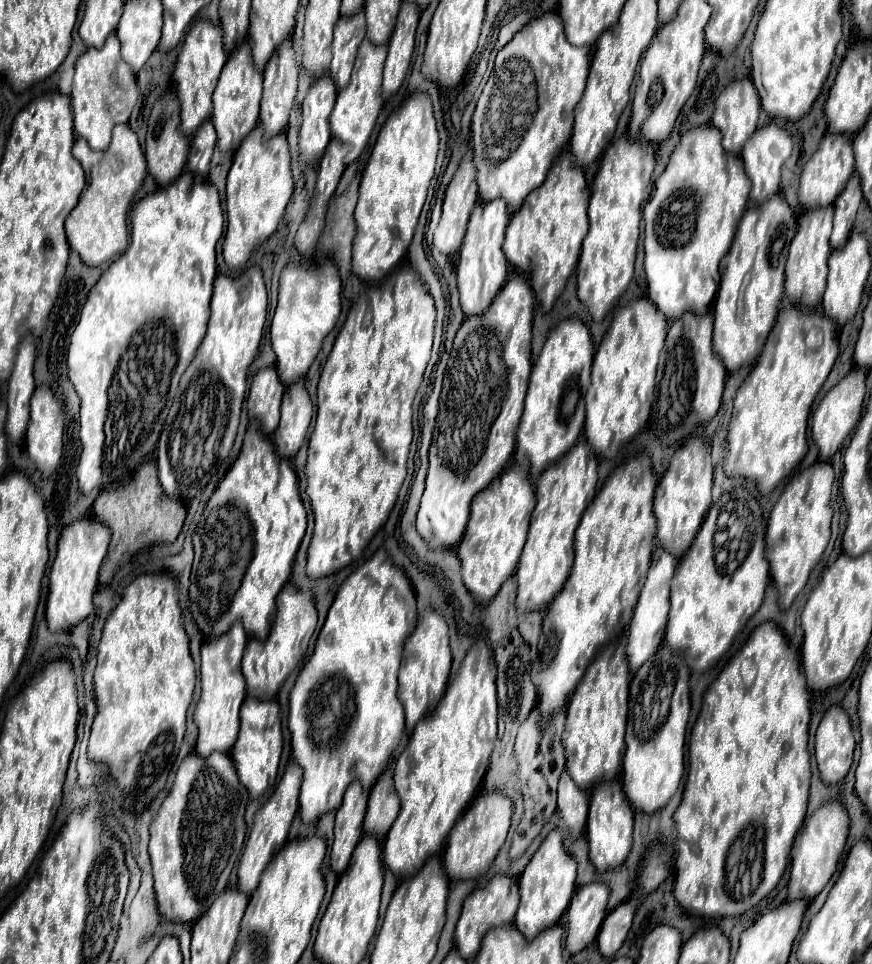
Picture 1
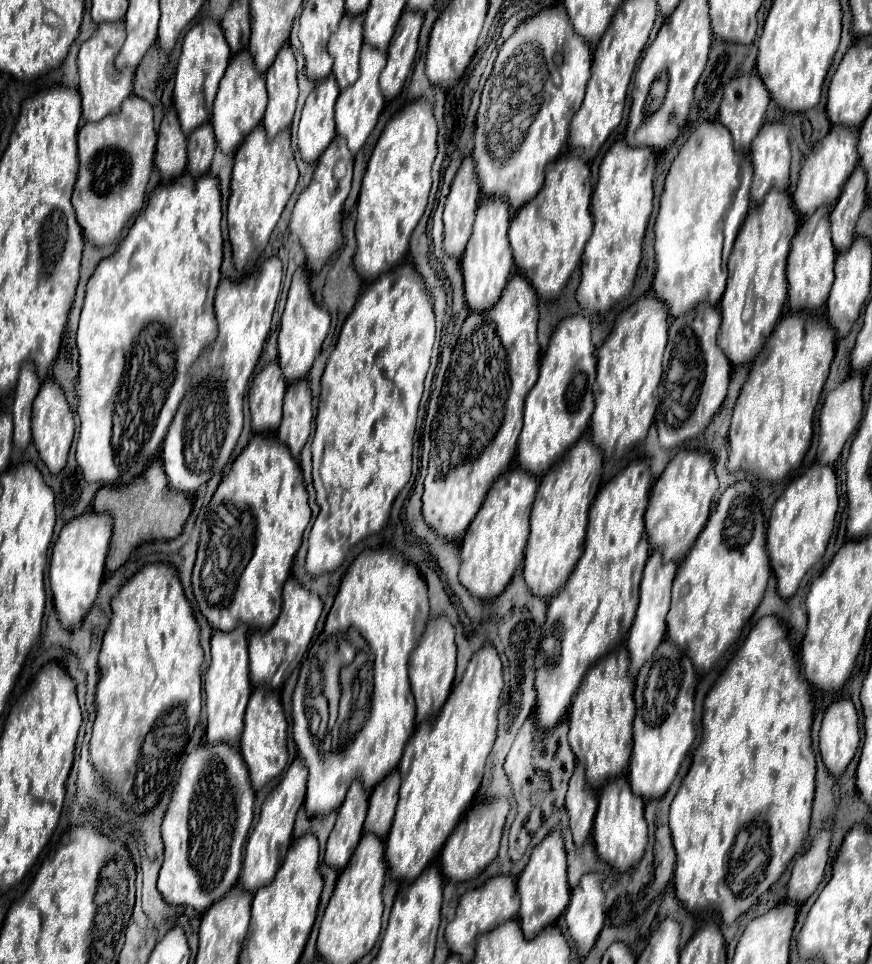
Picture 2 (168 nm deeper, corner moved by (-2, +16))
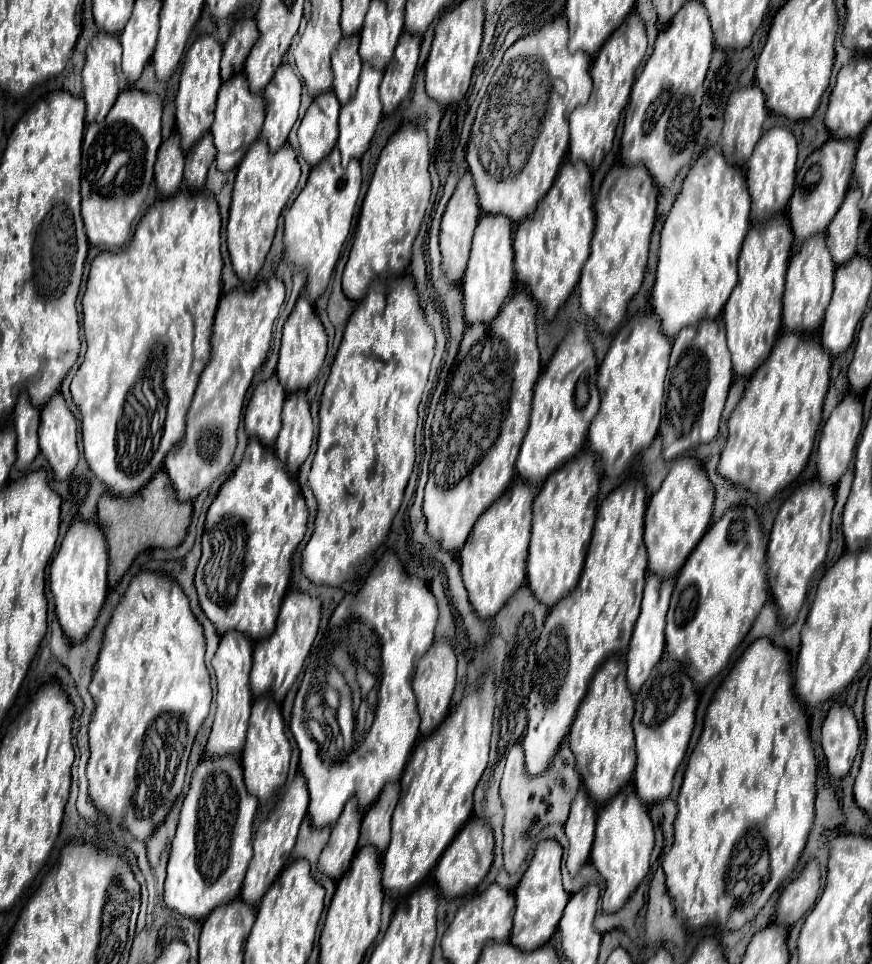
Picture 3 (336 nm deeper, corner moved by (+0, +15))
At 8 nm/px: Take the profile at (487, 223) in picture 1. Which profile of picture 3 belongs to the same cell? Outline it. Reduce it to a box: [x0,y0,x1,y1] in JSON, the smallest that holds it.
[462,215,514,325]

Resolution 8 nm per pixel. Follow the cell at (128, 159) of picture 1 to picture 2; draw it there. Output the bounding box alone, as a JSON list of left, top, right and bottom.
[72,94,156,246]

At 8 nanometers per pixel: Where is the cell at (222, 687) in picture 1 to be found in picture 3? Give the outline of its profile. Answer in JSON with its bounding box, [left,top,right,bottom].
[206,631,252,757]

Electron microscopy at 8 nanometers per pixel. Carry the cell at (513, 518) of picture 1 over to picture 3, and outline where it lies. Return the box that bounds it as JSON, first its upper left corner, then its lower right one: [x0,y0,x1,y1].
[460,481,536,619]

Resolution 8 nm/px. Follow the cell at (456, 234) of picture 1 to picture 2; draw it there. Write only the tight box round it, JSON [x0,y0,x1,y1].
[444,156,480,258]

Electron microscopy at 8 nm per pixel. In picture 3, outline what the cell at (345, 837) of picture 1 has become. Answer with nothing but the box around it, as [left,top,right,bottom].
[318,799,362,881]

